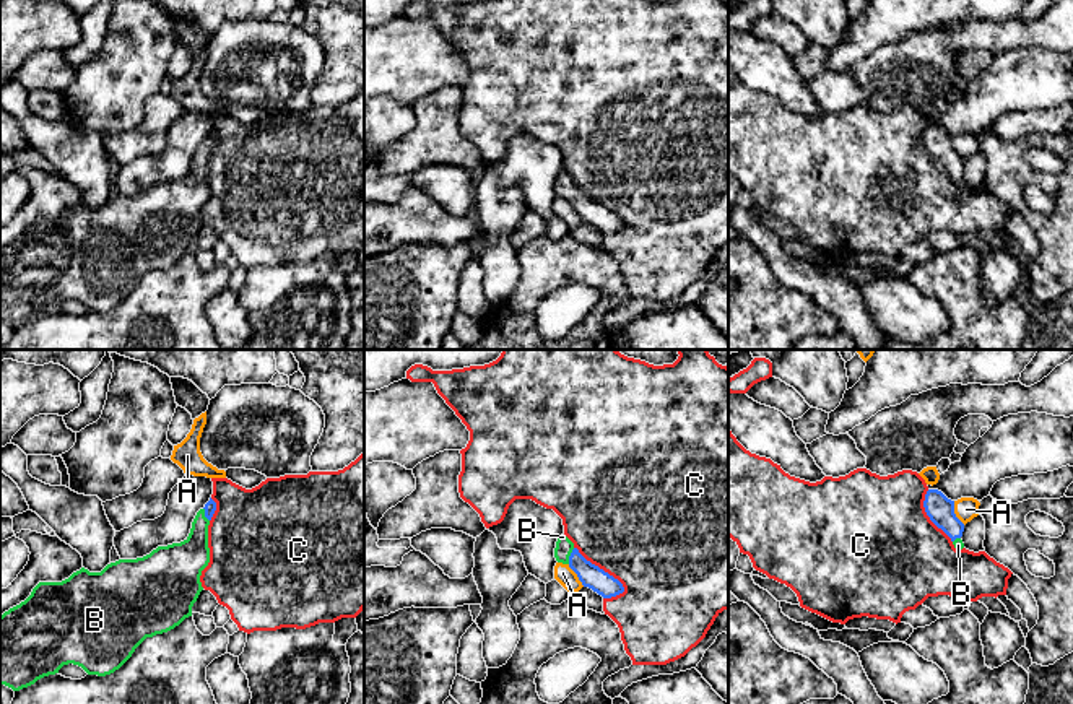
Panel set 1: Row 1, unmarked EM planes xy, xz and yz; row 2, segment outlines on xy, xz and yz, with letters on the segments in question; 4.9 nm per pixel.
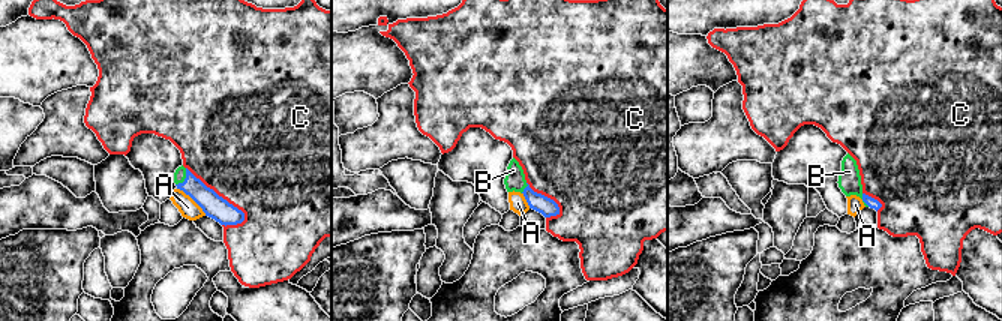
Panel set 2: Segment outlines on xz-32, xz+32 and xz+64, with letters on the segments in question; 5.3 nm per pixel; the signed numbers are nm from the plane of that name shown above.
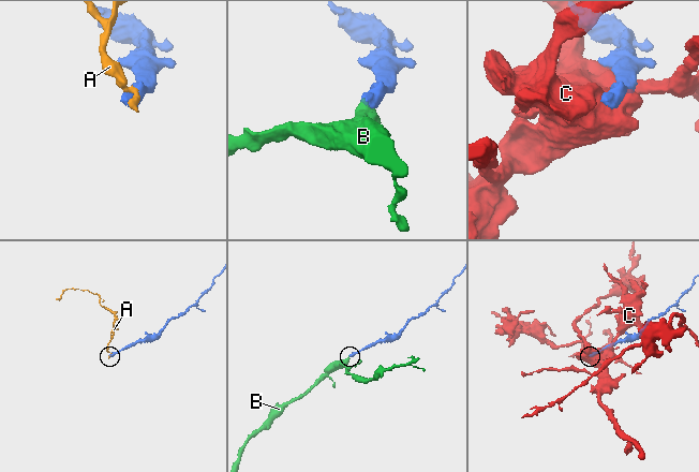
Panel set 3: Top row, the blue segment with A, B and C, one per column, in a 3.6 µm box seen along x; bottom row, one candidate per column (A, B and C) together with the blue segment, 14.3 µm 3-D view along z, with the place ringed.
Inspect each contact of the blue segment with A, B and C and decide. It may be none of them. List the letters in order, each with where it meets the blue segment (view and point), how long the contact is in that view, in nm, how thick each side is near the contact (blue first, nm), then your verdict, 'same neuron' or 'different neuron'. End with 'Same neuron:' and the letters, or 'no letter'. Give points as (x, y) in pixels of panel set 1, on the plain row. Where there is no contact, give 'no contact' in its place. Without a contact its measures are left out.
A: meets blue in yz at (953, 148); contact 130 nm long; 140 nm thick on the blue side, 110 nm on the other; different neuron
B: meets blue in xz at (569, 192); contact 90 nm long; 120 nm thick on the blue side, 90 nm on the other; same neuron
C: meets blue in xz at (602, 205); contact 340 nm long; 120 nm thick on the blue side, 500 nm on the other; different neuron
Same neuron: B

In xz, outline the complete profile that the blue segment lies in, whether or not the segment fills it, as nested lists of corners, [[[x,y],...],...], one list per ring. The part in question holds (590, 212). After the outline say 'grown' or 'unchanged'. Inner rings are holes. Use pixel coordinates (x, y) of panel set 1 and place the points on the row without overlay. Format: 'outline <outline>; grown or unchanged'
outline [[[561,171],[556,177],[554,193],[558,198],[567,200],[584,223],[592,224],[603,234],[611,234],[624,228],[618,215],[587,197],[566,171]]]; grown

